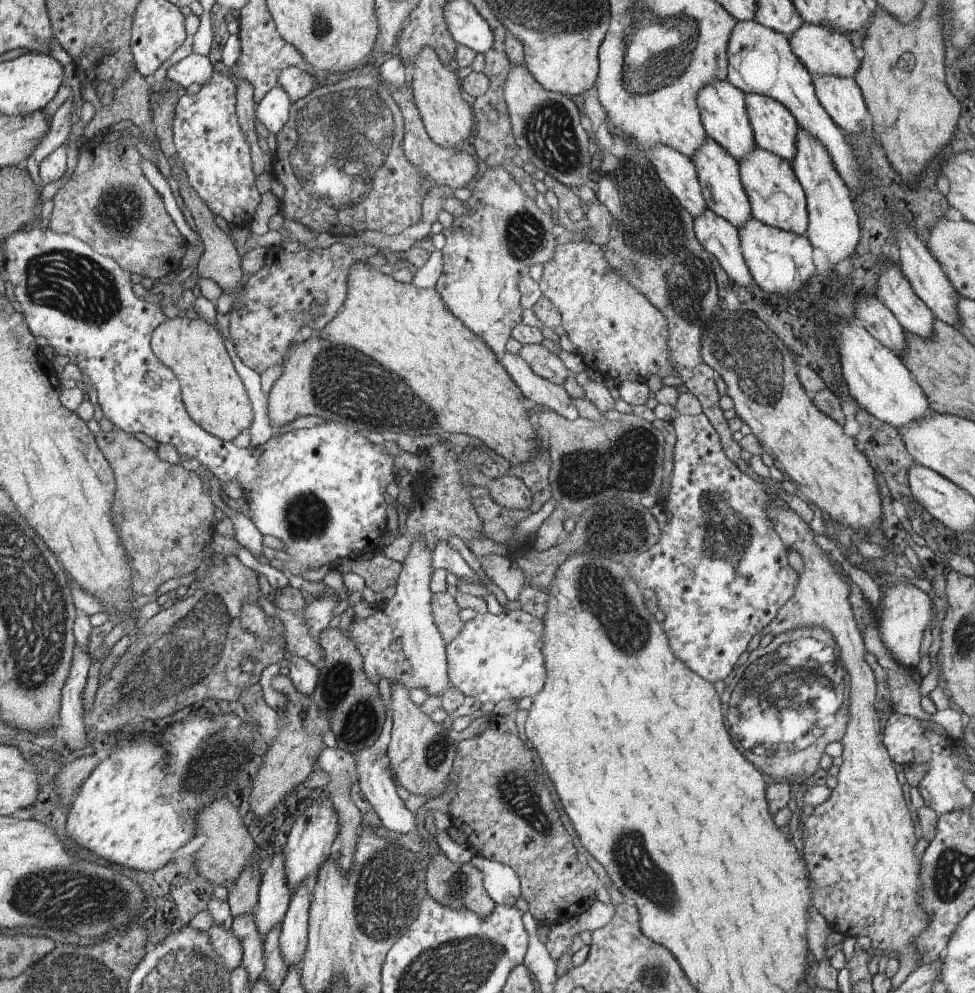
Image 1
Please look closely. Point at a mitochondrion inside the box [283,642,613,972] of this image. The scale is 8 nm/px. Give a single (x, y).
(389, 883)

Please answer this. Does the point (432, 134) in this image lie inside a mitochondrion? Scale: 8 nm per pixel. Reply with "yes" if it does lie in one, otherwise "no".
no

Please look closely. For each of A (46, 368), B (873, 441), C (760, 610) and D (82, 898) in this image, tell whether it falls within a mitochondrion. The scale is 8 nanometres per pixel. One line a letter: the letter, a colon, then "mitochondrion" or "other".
A: other
B: other
C: other
D: mitochondrion

